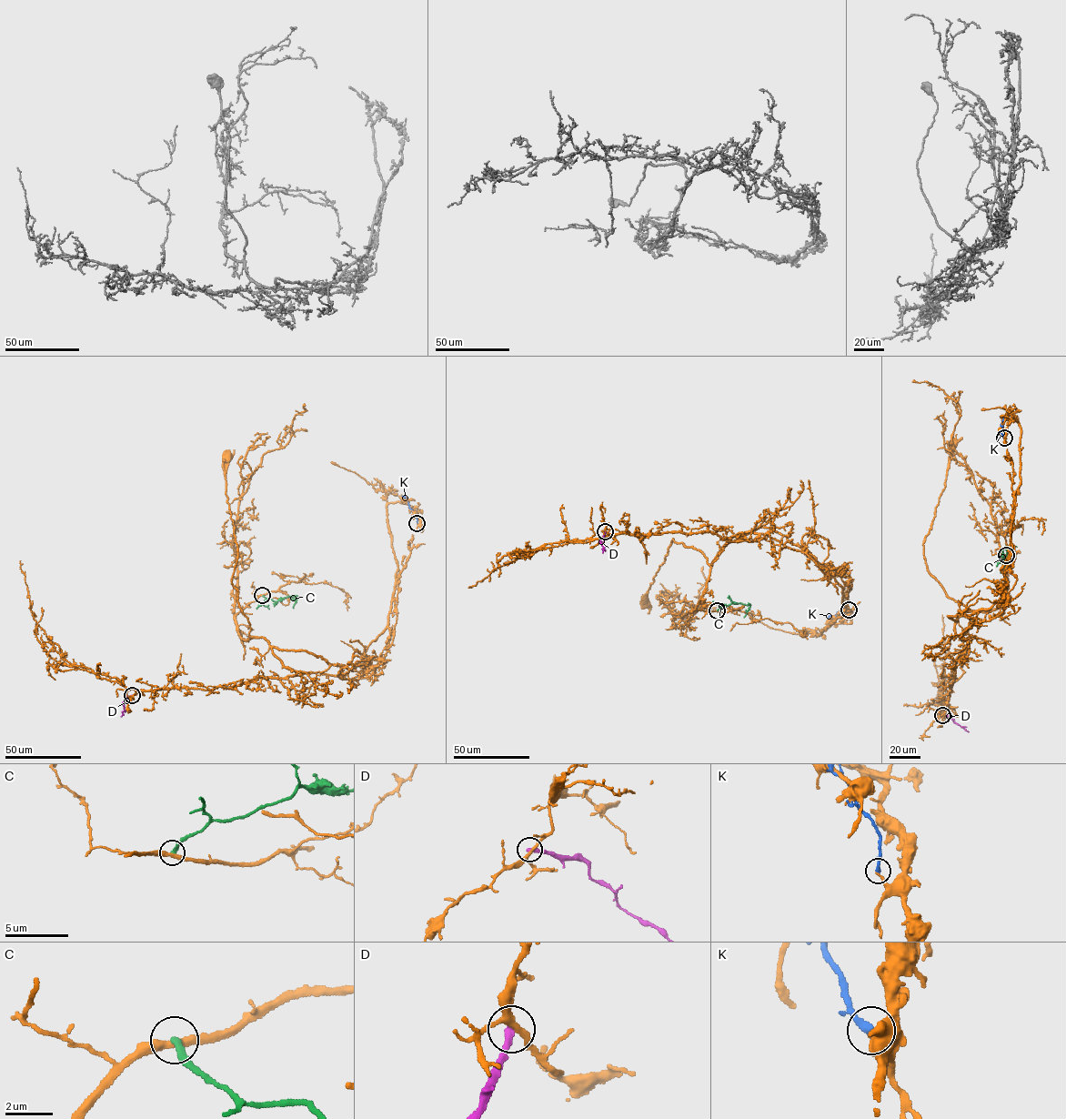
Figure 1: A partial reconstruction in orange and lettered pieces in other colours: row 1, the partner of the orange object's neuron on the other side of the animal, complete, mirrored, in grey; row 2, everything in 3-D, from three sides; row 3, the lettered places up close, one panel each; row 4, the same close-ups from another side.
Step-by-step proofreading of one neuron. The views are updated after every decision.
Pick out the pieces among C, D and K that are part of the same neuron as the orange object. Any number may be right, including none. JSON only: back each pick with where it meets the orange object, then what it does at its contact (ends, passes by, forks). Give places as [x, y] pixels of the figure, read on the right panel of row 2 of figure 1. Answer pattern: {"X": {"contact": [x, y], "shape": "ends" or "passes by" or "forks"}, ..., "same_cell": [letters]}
{"same_cell": []}

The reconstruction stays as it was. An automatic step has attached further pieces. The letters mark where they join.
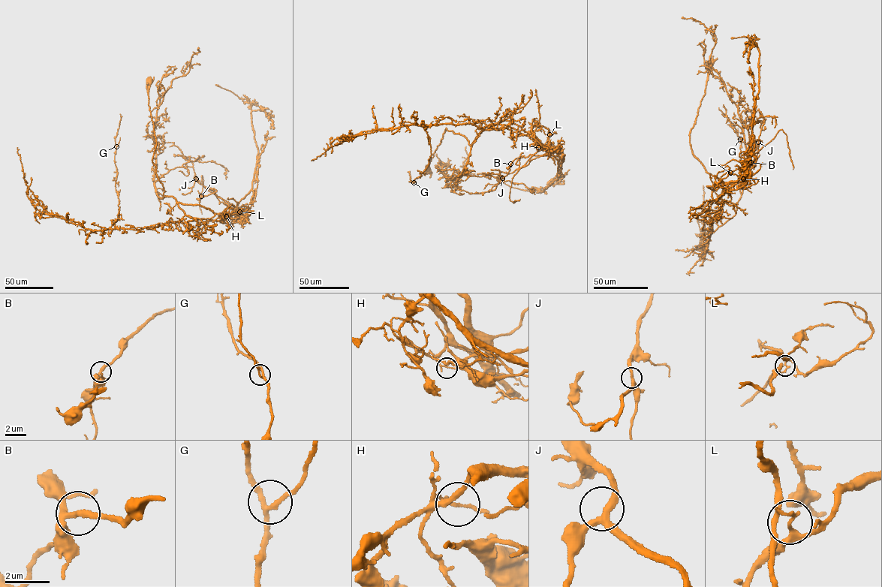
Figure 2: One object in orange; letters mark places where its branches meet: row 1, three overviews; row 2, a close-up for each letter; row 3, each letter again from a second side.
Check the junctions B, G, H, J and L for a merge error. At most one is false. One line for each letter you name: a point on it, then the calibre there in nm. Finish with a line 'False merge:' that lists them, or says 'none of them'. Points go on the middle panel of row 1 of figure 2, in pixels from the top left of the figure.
L: place (549, 134); calibre 130 nm
False merge: L

